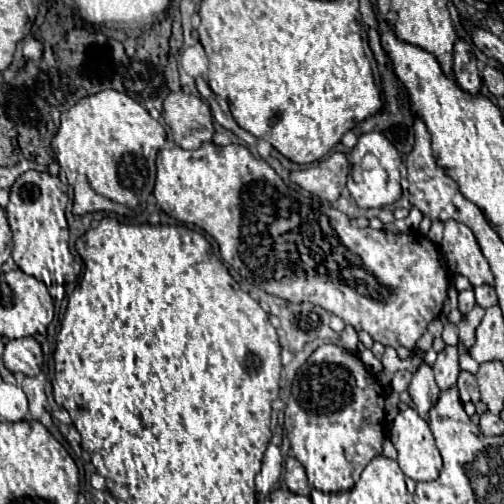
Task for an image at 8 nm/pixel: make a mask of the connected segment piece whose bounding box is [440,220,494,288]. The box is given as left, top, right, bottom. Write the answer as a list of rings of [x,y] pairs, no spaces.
[[[456,220],[444,222],[444,240],[440,250],[448,262],[448,270],[452,274],[466,276],[474,288],[482,284],[494,284],[492,270],[468,226]]]

